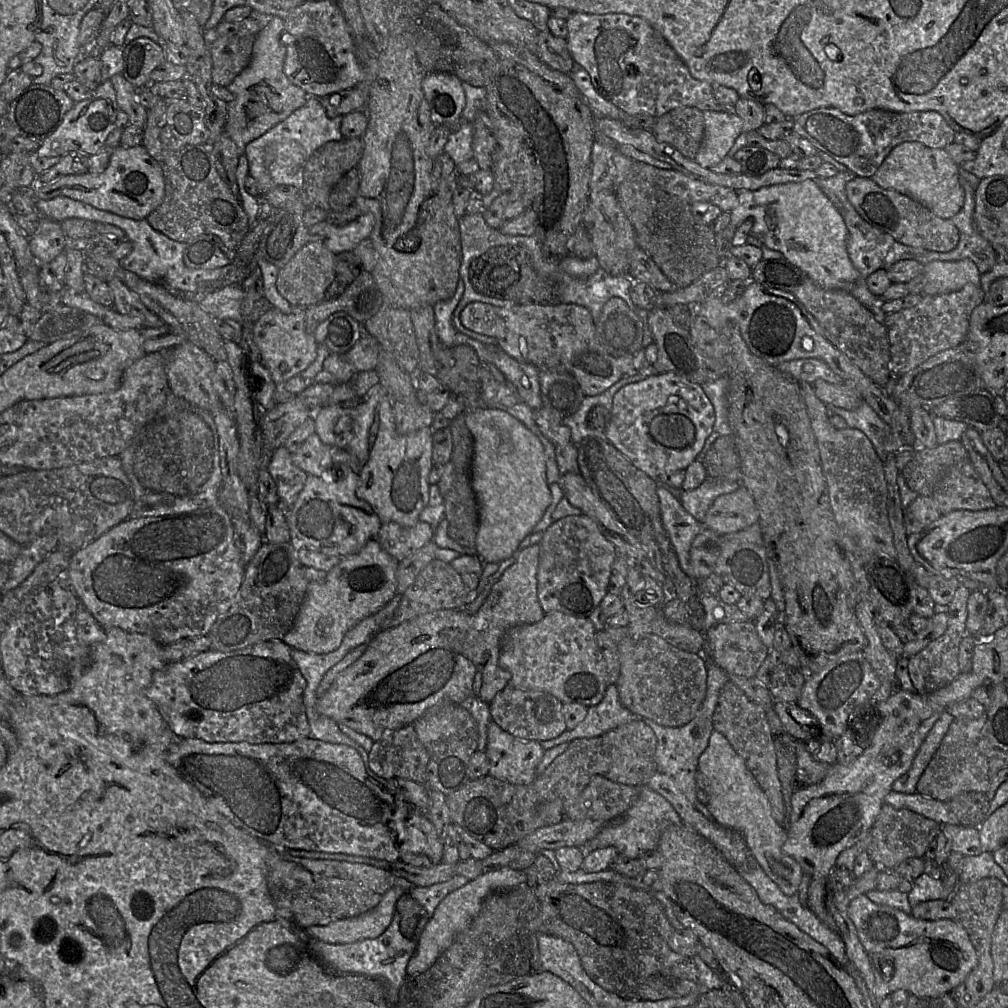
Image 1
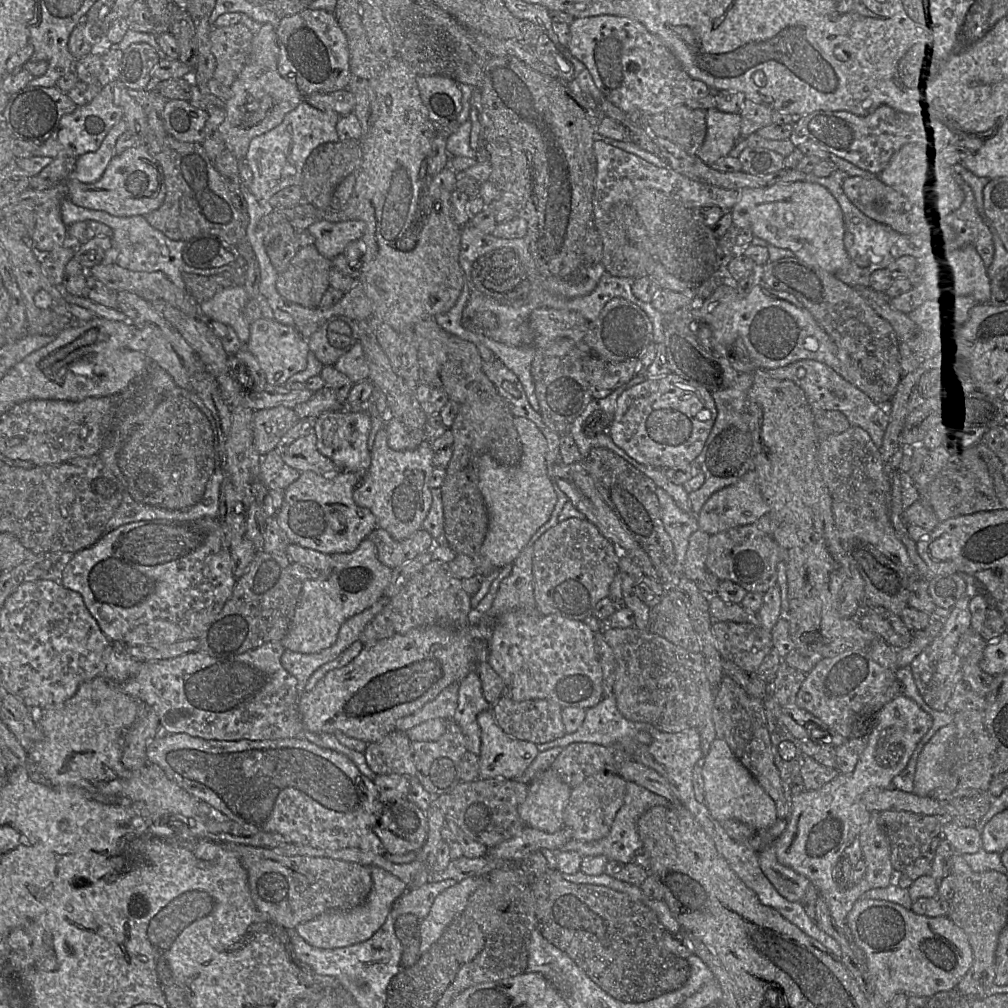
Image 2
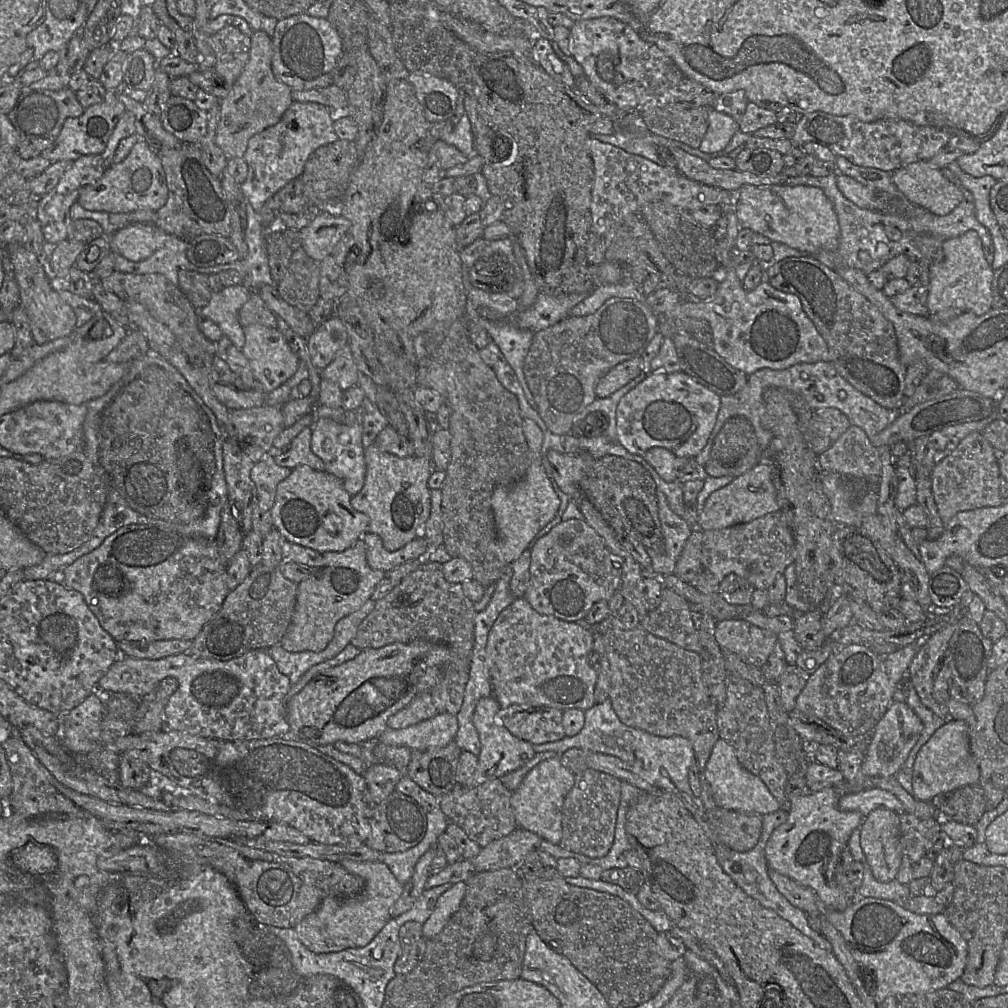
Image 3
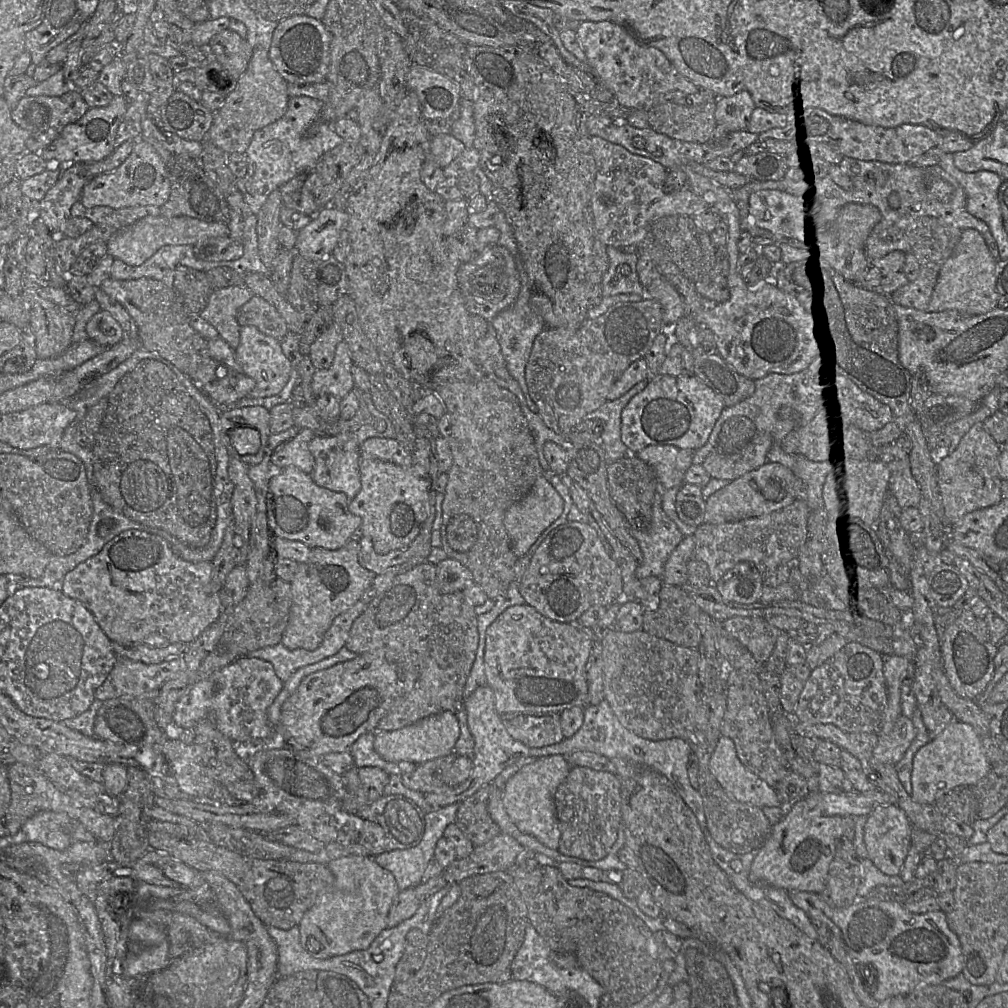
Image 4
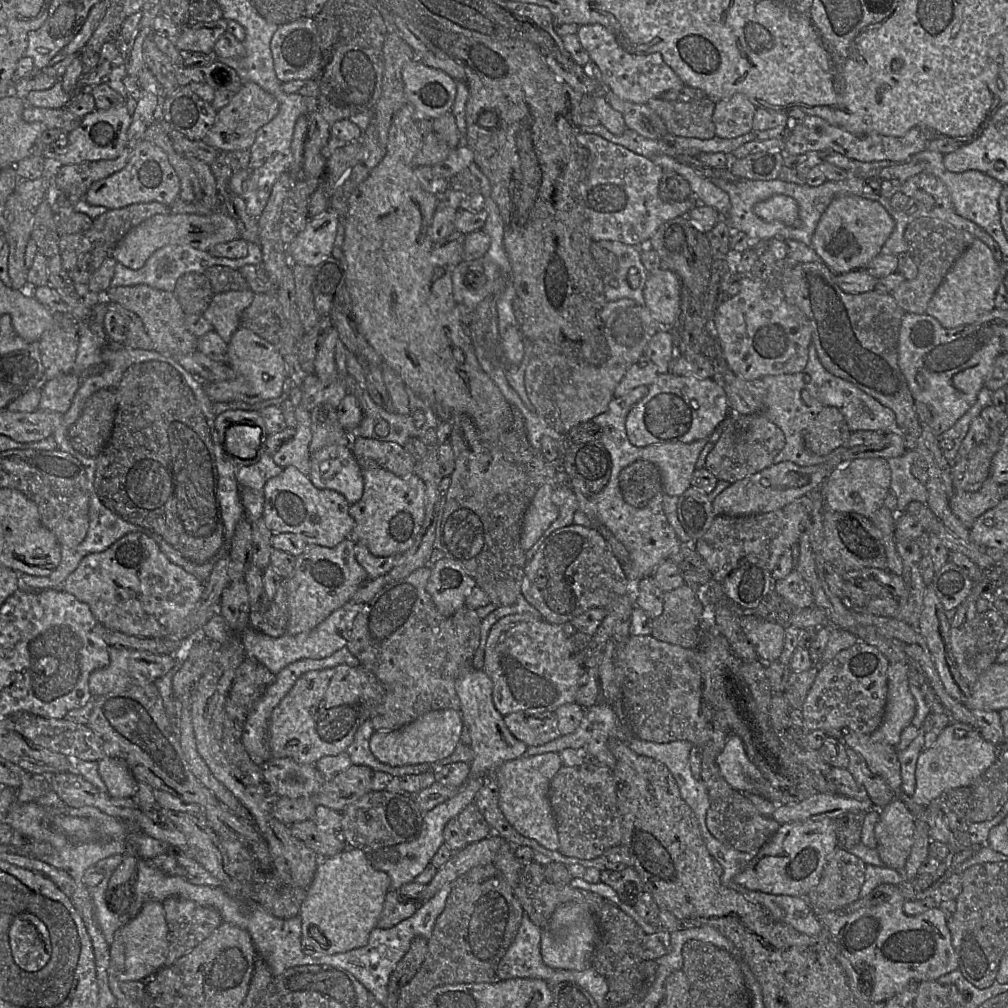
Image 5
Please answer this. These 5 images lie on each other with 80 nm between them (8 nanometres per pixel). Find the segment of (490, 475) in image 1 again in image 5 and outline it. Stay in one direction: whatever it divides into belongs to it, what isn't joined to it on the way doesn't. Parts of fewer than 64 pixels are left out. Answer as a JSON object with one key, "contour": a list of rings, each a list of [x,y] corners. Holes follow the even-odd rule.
{"contour":[[[551,484],[539,486],[524,515],[520,544],[525,552],[558,517],[559,510],[552,501],[554,487]]]}

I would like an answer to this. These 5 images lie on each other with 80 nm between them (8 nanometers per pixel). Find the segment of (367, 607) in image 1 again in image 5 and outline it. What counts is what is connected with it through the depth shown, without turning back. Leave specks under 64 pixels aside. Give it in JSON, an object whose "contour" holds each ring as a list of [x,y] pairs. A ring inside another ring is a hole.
{"contour":[[[352,538],[342,541],[334,548],[328,548],[316,544],[307,544],[304,551],[295,557],[295,567],[292,576],[284,579],[287,582],[289,621],[287,633],[300,634],[313,630],[331,613],[351,601],[359,586],[368,580],[368,573],[358,563],[355,555],[356,542]]]}

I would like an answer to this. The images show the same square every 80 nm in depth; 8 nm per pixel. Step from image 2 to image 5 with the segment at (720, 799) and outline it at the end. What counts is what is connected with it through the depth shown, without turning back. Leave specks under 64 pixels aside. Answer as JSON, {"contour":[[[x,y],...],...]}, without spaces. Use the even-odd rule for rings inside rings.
{"contour":[[[730,734],[727,737],[716,763],[726,782],[743,794],[755,792],[754,784],[762,779],[759,770],[748,759],[743,741],[737,735]]]}

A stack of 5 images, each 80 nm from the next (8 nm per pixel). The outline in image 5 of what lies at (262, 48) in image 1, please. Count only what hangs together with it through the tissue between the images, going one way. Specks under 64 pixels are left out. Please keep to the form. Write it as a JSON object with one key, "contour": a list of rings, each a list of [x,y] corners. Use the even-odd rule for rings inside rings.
{"contour":[[[253,82],[243,83],[231,101],[217,111],[215,122],[203,141],[220,152],[249,150],[253,145],[257,131],[272,120],[279,110],[274,96]]]}

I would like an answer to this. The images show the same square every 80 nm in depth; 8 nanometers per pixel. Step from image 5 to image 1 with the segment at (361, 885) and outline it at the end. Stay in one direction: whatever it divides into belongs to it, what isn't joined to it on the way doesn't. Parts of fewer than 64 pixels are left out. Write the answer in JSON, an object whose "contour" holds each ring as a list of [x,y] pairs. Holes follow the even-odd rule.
{"contour":[[[399,886],[389,889],[373,909],[351,918],[305,929],[309,938],[329,944],[346,944],[376,938],[389,926],[397,900],[406,893]]]}

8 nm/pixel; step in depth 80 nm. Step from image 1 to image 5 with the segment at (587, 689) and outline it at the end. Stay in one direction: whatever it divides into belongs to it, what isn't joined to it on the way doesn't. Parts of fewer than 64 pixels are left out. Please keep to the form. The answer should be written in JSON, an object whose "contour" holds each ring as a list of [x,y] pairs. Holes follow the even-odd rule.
{"contour":[[[528,612],[508,615],[492,626],[486,643],[483,670],[493,682],[493,703],[502,716],[515,712],[554,712],[561,705],[576,702],[583,665],[571,652],[570,637],[562,624],[550,623]]]}

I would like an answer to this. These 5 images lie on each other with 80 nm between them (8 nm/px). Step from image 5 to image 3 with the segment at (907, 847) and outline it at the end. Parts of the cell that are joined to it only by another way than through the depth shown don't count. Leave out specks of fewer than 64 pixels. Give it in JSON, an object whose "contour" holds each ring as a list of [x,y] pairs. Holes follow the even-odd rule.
{"contour":[[[886,808],[872,810],[860,826],[860,845],[877,881],[896,879],[902,863],[899,814]]]}

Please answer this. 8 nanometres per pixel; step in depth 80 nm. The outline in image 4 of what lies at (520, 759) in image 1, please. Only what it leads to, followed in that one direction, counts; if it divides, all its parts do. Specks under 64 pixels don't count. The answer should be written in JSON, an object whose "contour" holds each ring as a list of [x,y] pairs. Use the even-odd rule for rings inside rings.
{"contour":[[[487,684],[479,686],[466,697],[463,701],[463,708],[466,710],[468,728],[474,739],[472,770],[469,777],[462,783],[425,793],[425,800],[432,810],[466,799],[482,786],[491,783],[508,766],[519,759],[528,757],[529,749],[535,748],[528,747],[507,732],[501,715],[496,711],[493,690]]]}

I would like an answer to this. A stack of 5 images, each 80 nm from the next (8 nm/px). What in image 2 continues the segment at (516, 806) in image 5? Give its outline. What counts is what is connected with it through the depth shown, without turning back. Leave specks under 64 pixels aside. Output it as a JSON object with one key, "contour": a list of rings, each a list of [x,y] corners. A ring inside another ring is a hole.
{"contour":[[[551,768],[538,774],[530,783],[526,799],[518,812],[526,826],[548,833],[564,827],[564,810],[572,788]]]}

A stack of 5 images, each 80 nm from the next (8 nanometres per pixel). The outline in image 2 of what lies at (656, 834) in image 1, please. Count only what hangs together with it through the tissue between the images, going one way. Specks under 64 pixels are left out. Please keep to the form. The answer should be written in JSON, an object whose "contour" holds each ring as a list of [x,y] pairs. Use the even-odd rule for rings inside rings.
{"contour":[[[626,782],[623,805],[616,814],[608,835],[594,841],[570,840],[561,847],[560,851],[575,851],[582,857],[604,855],[609,861],[615,860],[625,864],[630,863],[633,861],[635,852],[643,848],[637,828],[639,818],[654,806],[667,806],[669,804],[666,798],[634,782]]]}

